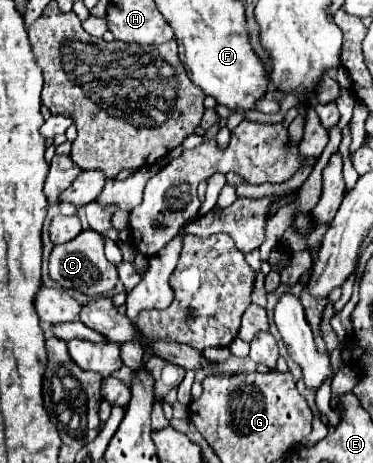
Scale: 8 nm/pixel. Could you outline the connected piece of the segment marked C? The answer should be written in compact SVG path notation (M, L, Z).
M84 229L76 239L64 243L64 245L56 245L50 253L48 259L48 269L50 269L50 277L58 287L64 289L76 289L88 297L96 297L96 295L106 295L110 293L116 283L118 283L118 273L116 267L112 263L108 263L106 255L104 255L104 247L102 247L102 235L92 231L92 229Z

